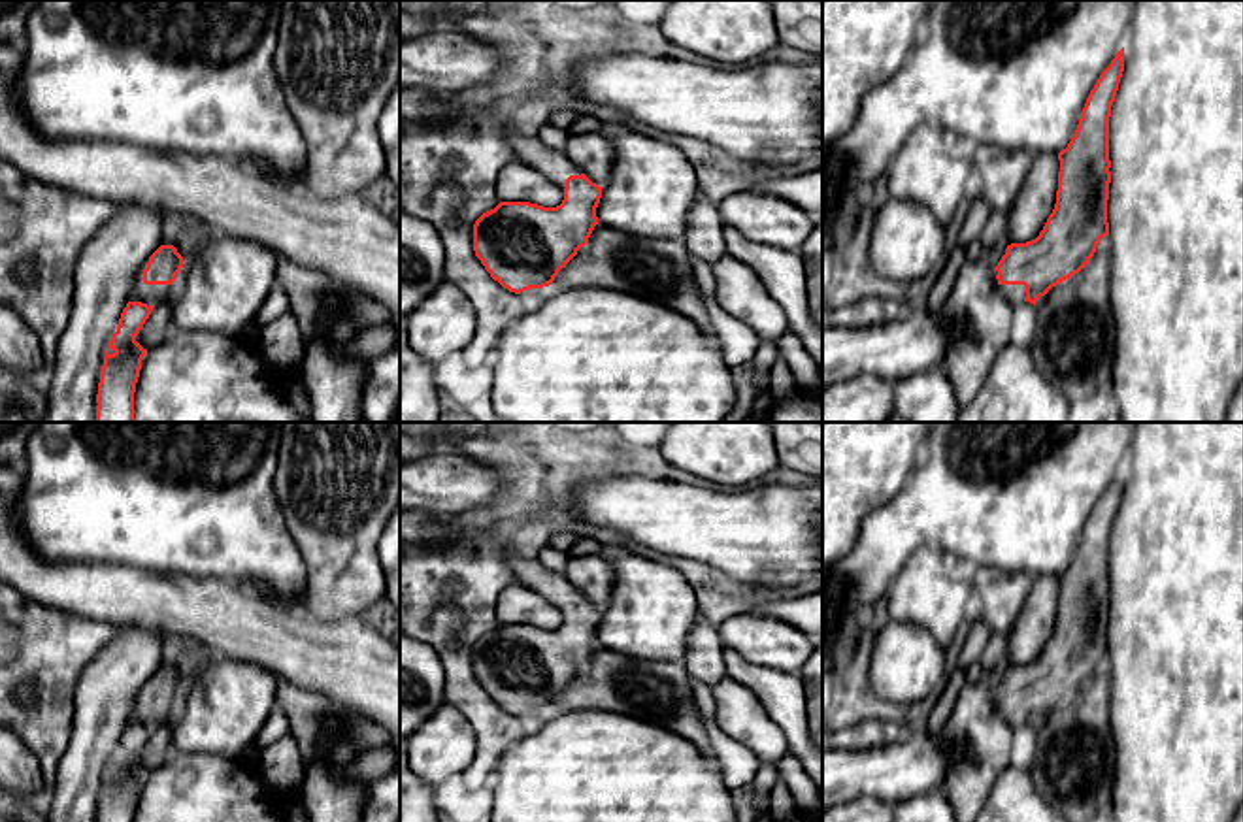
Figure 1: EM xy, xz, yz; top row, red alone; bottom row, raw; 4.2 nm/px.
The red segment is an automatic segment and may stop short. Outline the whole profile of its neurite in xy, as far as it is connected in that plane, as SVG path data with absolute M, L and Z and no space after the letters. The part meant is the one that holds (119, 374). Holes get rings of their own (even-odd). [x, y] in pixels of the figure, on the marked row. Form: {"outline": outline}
{"outline": "M160 245L138 270L134 292L121 313L100 373L96 422L134 422L134 392L145 349L136 341L153 307L174 288L183 256L174 245Z"}

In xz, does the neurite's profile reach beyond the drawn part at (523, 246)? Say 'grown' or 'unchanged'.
grown

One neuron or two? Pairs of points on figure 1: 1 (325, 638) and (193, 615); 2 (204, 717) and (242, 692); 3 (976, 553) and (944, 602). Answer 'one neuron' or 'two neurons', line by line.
1: one neuron
2: one neuron
3: two neurons

